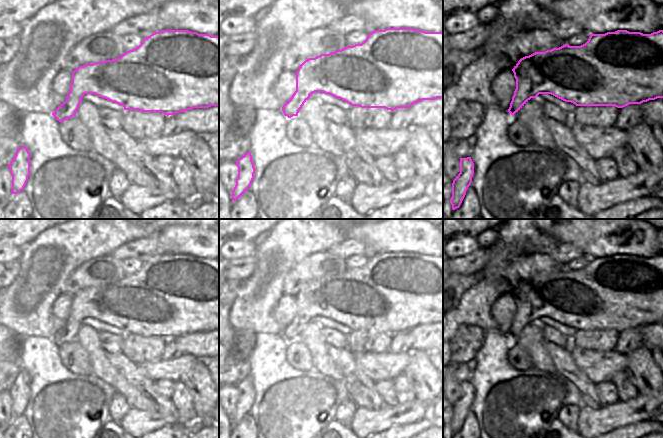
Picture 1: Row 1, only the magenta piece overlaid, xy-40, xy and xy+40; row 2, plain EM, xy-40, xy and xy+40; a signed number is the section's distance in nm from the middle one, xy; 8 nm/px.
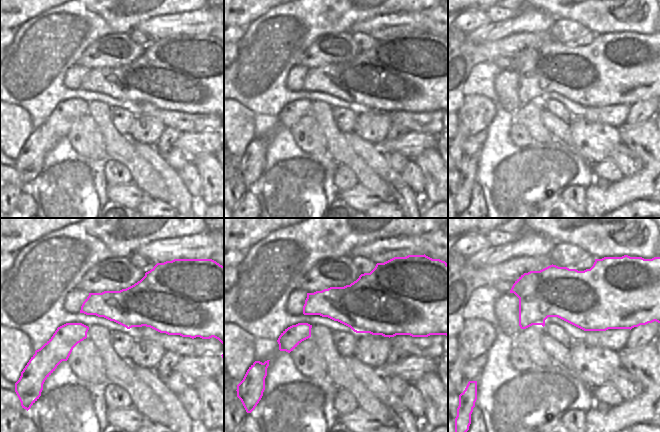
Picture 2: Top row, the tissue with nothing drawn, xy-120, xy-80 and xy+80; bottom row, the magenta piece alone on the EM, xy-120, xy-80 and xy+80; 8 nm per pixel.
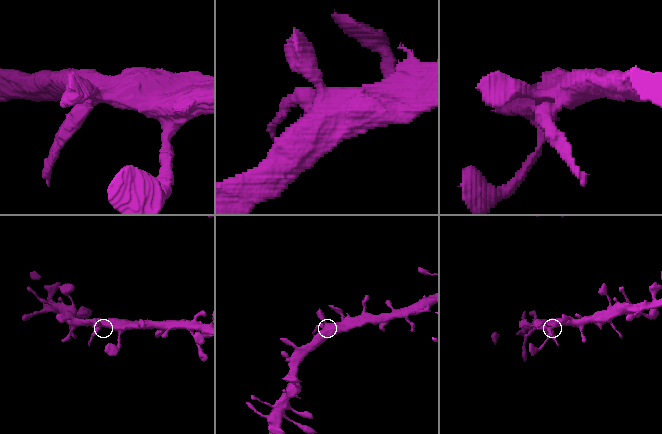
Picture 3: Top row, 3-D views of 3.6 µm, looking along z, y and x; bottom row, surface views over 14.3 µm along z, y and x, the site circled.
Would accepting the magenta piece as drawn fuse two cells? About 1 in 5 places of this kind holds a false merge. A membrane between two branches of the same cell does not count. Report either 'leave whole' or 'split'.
leave whole

